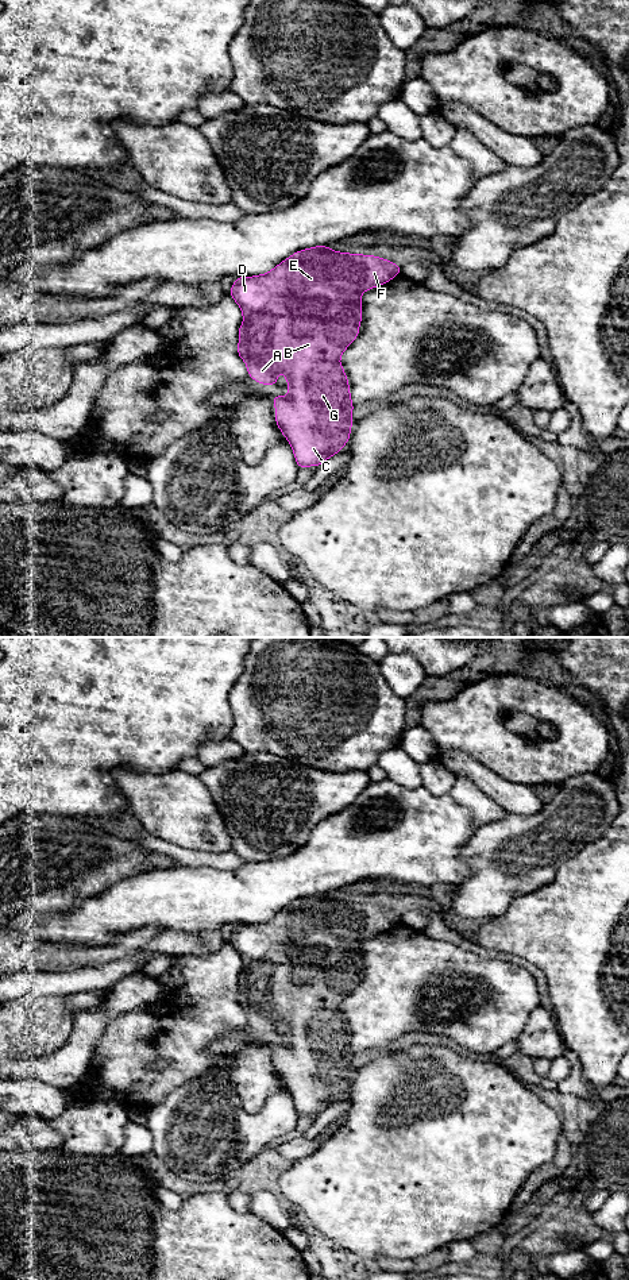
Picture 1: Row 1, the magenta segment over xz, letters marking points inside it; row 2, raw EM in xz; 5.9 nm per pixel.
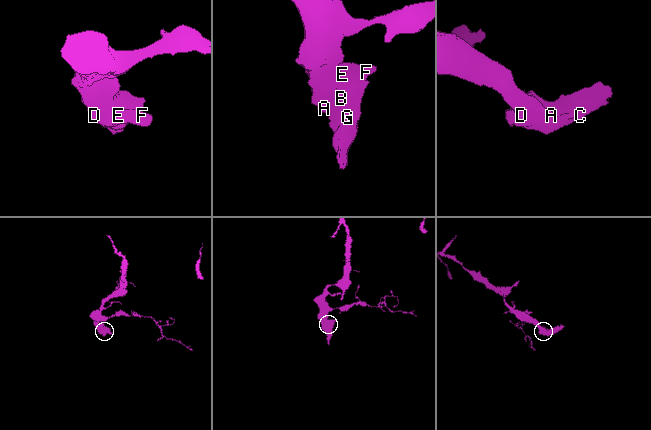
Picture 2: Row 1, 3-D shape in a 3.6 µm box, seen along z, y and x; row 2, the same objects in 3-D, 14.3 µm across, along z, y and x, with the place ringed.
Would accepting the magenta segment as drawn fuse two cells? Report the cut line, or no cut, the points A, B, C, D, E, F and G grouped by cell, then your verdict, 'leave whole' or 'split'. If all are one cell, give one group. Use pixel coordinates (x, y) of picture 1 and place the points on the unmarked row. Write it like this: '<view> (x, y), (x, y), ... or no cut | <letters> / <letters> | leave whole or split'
no cut | A B C D E F G | leave whole

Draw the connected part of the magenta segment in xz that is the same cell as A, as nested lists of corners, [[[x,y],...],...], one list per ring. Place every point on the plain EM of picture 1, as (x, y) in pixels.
[[[317,894],[294,901],[267,922],[240,925],[234,930],[229,942],[240,955],[244,967],[239,975],[238,1002],[247,1011],[248,1023],[263,1033],[278,1032],[279,1019],[288,1028],[289,1044],[275,1044],[273,1050],[277,1073],[293,1096],[297,1115],[320,1114],[347,1092],[354,1053],[350,1033],[339,1009],[359,982],[360,942],[389,930],[400,919],[398,913],[383,906],[337,901],[327,894]]]

